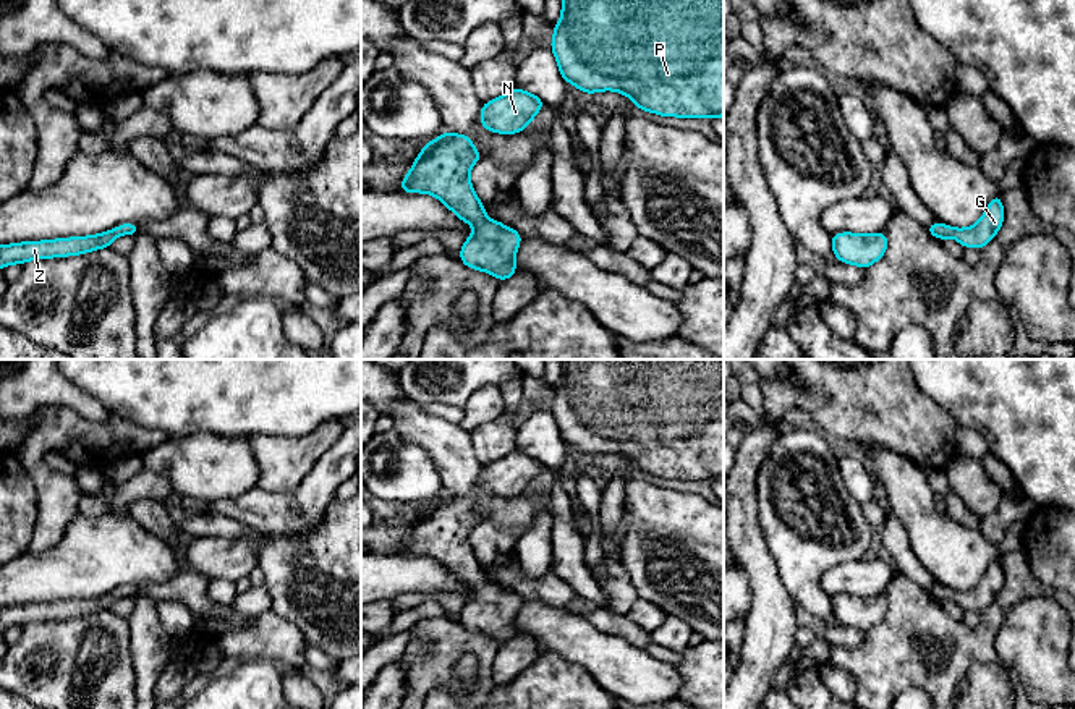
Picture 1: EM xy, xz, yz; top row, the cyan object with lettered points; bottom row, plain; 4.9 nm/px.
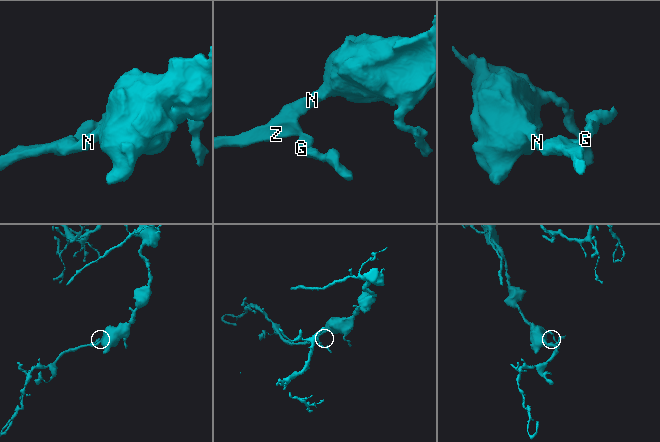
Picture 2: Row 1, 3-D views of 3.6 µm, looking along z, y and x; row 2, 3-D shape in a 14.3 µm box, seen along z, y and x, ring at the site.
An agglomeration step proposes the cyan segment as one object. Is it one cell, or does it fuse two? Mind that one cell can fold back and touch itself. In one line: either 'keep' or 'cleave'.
keep

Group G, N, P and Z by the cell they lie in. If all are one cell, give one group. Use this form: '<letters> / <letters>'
G N P Z

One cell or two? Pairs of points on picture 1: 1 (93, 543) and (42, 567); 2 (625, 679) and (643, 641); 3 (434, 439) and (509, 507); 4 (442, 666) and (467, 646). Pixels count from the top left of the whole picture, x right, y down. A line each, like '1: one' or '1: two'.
1: one
2: two
3: one
4: one

